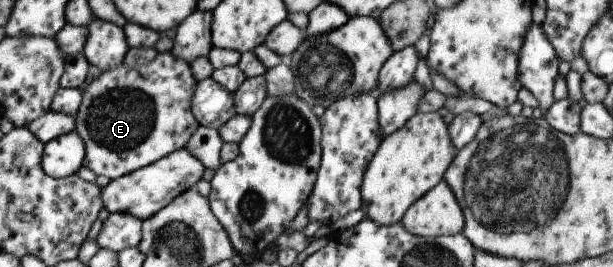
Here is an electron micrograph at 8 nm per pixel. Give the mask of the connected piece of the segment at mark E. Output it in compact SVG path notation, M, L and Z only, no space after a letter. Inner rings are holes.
M158 52L152 61L142 64L140 68L122 63L118 67L101 72L98 78L81 91L81 104L74 117L73 130L85 145L82 166L91 169L96 176L104 175L113 180L184 148L199 126L190 109L190 98L196 84L190 66L170 52Z

